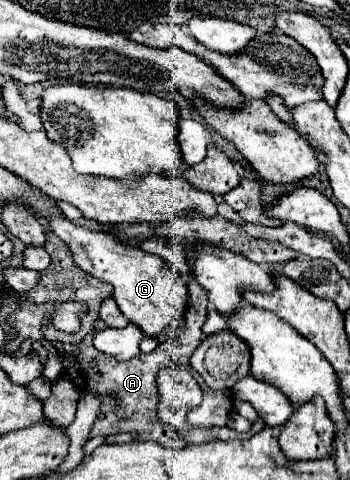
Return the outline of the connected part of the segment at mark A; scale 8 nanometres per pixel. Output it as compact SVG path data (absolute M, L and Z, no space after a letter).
M192 279L192 283L186 285L190 289L190 307L188 315L184 317L184 327L180 327L180 331L172 331L172 339L162 339L160 345L148 355L140 353L130 361L116 361L92 347L92 335L86 335L78 345L60 343L60 347L56 347L64 365L64 377L82 387L84 391L98 393L102 399L100 413L104 415L100 415L100 419L94 421L90 437L130 431L136 433L138 441L156 441L172 449L180 449L186 445L184 439L180 439L180 435L168 423L164 423L162 417L158 417L160 393L156 387L158 373L168 365L188 365L188 359L204 339L202 325L208 315L208 291L200 283L196 283L196 279Z

